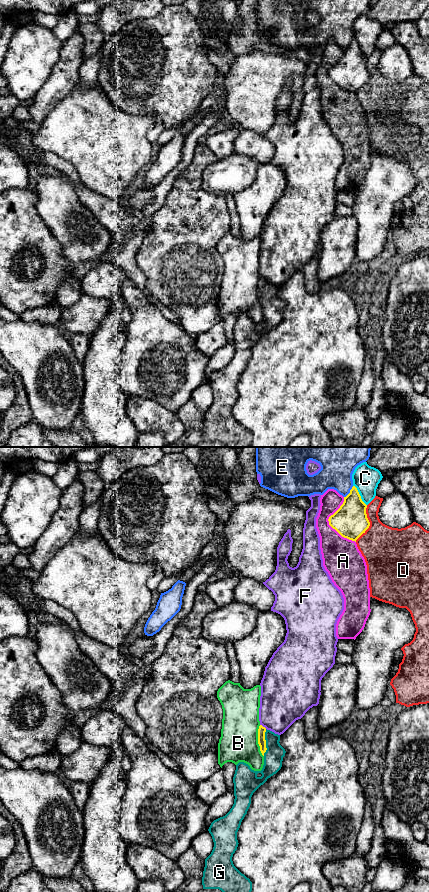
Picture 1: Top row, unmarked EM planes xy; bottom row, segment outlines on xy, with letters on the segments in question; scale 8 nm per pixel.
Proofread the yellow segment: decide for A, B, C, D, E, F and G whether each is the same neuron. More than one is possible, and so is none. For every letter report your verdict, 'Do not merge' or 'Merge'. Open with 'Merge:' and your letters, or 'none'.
Merge: G
A: Do not merge
B: Do not merge
C: Do not merge
D: Do not merge
E: Do not merge
F: Do not merge
G: Merge

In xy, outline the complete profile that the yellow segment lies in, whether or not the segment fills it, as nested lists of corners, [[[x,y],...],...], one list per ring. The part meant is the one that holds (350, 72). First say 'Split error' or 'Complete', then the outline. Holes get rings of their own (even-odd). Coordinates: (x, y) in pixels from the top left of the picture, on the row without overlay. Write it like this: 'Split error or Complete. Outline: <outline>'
Complete. Outline: [[[353,38],[340,60],[329,69],[329,77],[342,89],[356,94],[370,78],[366,60],[357,40]]]

